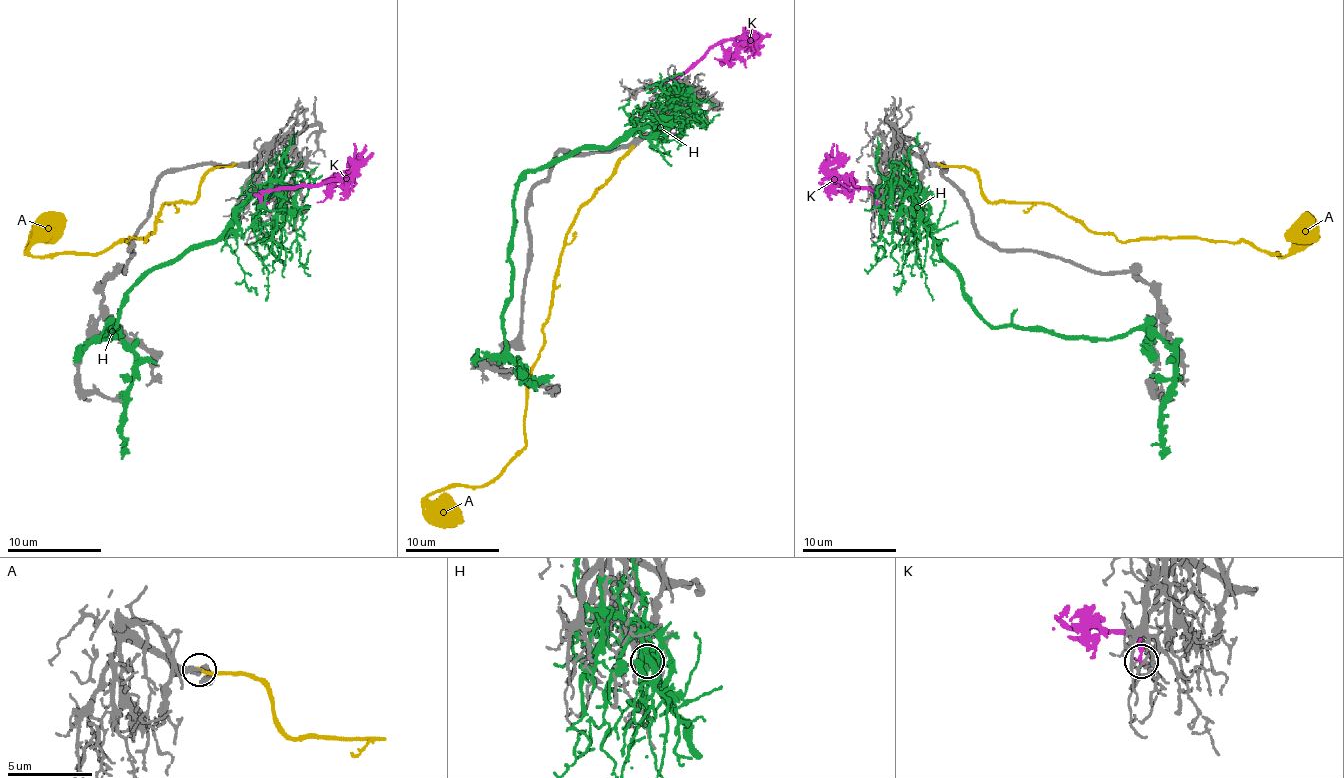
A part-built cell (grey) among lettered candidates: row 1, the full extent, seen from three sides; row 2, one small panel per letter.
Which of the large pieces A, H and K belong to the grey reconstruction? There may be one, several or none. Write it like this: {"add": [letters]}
{"add": ["A"]}

